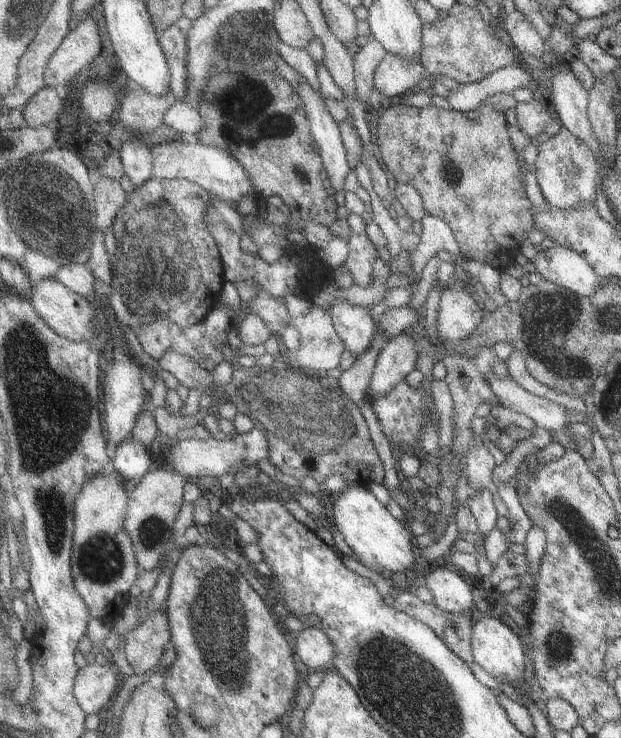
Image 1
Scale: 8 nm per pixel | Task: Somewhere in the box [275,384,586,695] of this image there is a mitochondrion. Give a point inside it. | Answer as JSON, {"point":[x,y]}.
{"point":[558,645]}

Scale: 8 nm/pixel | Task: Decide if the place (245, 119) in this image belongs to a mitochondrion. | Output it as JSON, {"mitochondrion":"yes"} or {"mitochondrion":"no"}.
{"mitochondrion":"yes"}

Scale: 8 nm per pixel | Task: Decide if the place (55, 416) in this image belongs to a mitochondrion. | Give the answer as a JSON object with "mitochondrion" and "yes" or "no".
{"mitochondrion":"yes"}

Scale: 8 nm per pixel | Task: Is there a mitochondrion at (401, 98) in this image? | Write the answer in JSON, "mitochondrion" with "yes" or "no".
{"mitochondrion":"no"}

